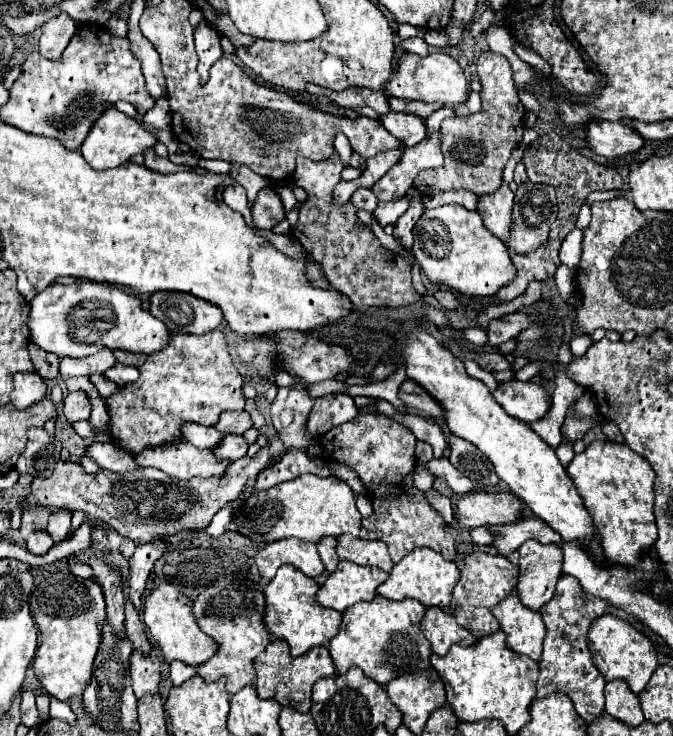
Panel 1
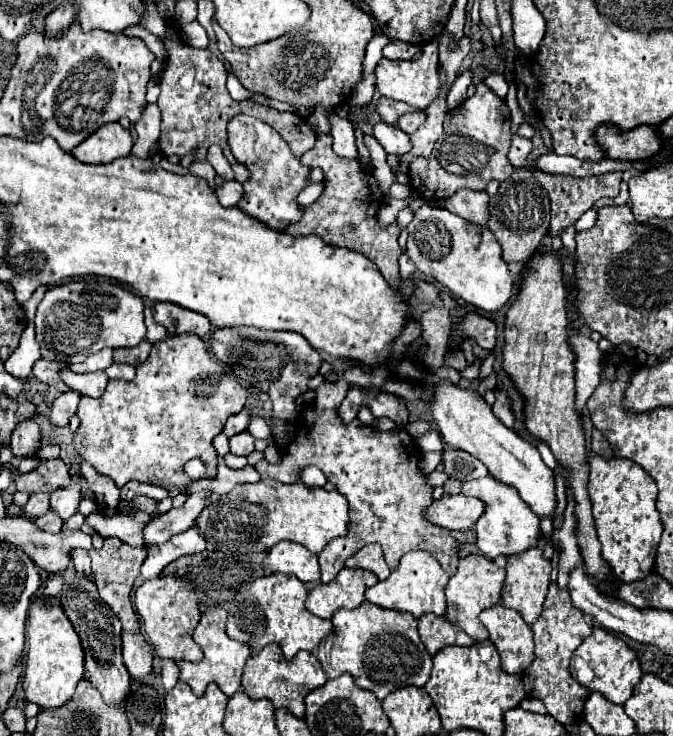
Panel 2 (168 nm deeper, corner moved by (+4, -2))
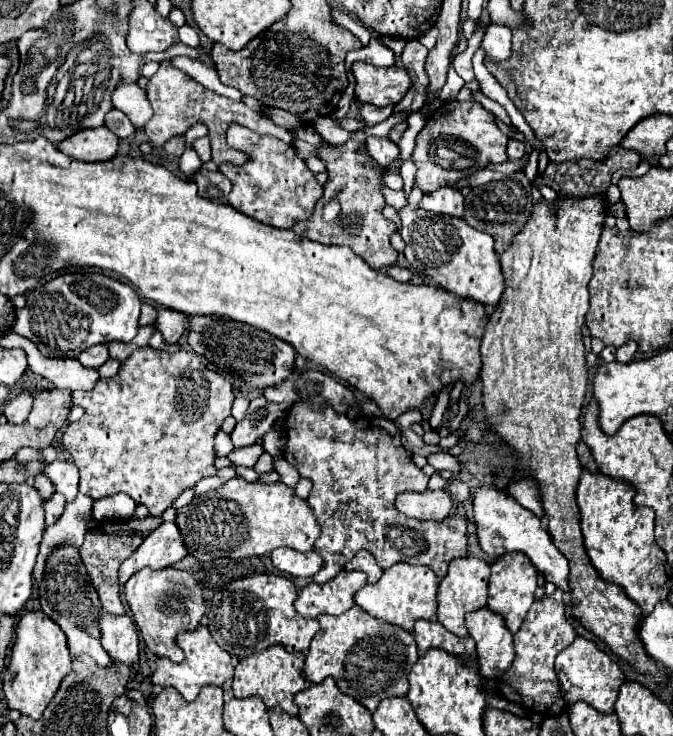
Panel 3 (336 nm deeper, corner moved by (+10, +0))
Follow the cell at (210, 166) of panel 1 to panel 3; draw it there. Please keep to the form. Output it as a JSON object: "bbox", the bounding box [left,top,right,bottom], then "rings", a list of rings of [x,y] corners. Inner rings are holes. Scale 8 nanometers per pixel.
{"bbox":[180,150,202,178],"rings":[[[186,150],[180,156],[180,170],[186,174],[186,178],[192,178],[202,168],[202,162],[194,150]]]}

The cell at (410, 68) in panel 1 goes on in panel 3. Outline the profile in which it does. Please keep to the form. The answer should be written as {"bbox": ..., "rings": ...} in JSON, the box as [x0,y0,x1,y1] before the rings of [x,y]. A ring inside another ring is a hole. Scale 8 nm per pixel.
{"bbox":[352,62,412,106],"rings":[[[366,62],[352,66],[356,78],[356,98],[374,106],[398,104],[412,86],[412,80],[404,68],[376,68]]]}

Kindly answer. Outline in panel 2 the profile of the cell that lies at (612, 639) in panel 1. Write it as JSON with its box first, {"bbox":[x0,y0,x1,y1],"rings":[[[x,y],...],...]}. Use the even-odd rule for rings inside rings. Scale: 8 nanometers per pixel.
{"bbox":[570,628,642,706],"rings":[[[594,628],[592,634],[572,654],[570,674],[576,678],[578,684],[582,684],[590,692],[600,692],[606,700],[610,700],[612,704],[620,704],[620,706],[630,698],[634,686],[642,678],[642,670],[640,670],[636,652],[630,650],[614,634],[610,634],[602,628]]]}

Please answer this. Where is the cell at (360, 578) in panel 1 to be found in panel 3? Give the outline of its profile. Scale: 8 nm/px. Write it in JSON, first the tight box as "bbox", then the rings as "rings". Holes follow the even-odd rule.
{"bbox":[294,570,366,618],"rings":[[[342,570],[324,584],[310,582],[296,598],[294,606],[304,618],[318,618],[320,614],[342,614],[354,606],[354,594],[366,584],[364,572]]]}

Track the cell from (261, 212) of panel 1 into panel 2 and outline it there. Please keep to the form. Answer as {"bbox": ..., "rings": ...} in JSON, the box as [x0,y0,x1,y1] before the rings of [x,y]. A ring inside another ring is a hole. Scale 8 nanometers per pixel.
{"bbox":[228,114,310,230],"rings":[[[236,114],[228,122],[228,146],[236,160],[250,170],[248,180],[242,184],[244,196],[238,202],[238,208],[276,230],[286,230],[290,224],[298,222],[302,210],[296,198],[308,184],[310,168],[290,152],[290,146],[284,142],[284,138],[262,120]]]}

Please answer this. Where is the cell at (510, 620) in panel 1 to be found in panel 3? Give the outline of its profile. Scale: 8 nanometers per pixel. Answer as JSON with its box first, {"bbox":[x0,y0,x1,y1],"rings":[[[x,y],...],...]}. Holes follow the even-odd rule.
{"bbox":[466,608,514,680],"rings":[[[480,608],[466,614],[466,626],[476,642],[480,674],[498,680],[514,662],[514,636],[506,628],[506,620],[490,608]]]}

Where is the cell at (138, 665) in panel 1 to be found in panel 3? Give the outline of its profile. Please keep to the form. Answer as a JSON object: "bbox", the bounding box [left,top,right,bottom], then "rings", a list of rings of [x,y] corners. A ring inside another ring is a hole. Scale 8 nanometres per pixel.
{"bbox":[100,614,140,666],"rings":[[[104,614],[100,620],[102,646],[112,656],[114,662],[132,666],[138,662],[140,640],[136,624],[130,616],[110,616]]]}

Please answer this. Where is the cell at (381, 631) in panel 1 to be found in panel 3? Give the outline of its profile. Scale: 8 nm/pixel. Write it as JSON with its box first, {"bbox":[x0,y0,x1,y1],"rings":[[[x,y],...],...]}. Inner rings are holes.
{"bbox":[304,606,418,712],"rings":[[[352,606],[340,616],[318,616],[320,636],[312,638],[312,644],[306,654],[304,674],[310,682],[318,684],[324,678],[332,676],[338,688],[364,704],[370,712],[390,696],[406,696],[410,684],[408,674],[418,662],[416,640],[412,632],[406,632],[400,626],[372,618],[364,608]]]}

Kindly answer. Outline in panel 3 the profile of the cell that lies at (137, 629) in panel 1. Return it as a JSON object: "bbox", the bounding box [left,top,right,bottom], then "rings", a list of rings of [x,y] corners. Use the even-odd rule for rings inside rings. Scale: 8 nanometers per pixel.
{"bbox":[80,516,162,616],"rings":[[[148,516],[146,520],[102,520],[98,526],[94,526],[92,532],[86,534],[86,540],[80,548],[80,556],[82,562],[88,570],[88,576],[100,596],[102,608],[104,612],[110,612],[114,616],[124,616],[124,604],[120,600],[120,584],[118,584],[118,570],[120,564],[138,548],[138,544],[142,544],[142,536],[150,534],[154,528],[158,528],[162,524],[160,518],[152,518]]]}

